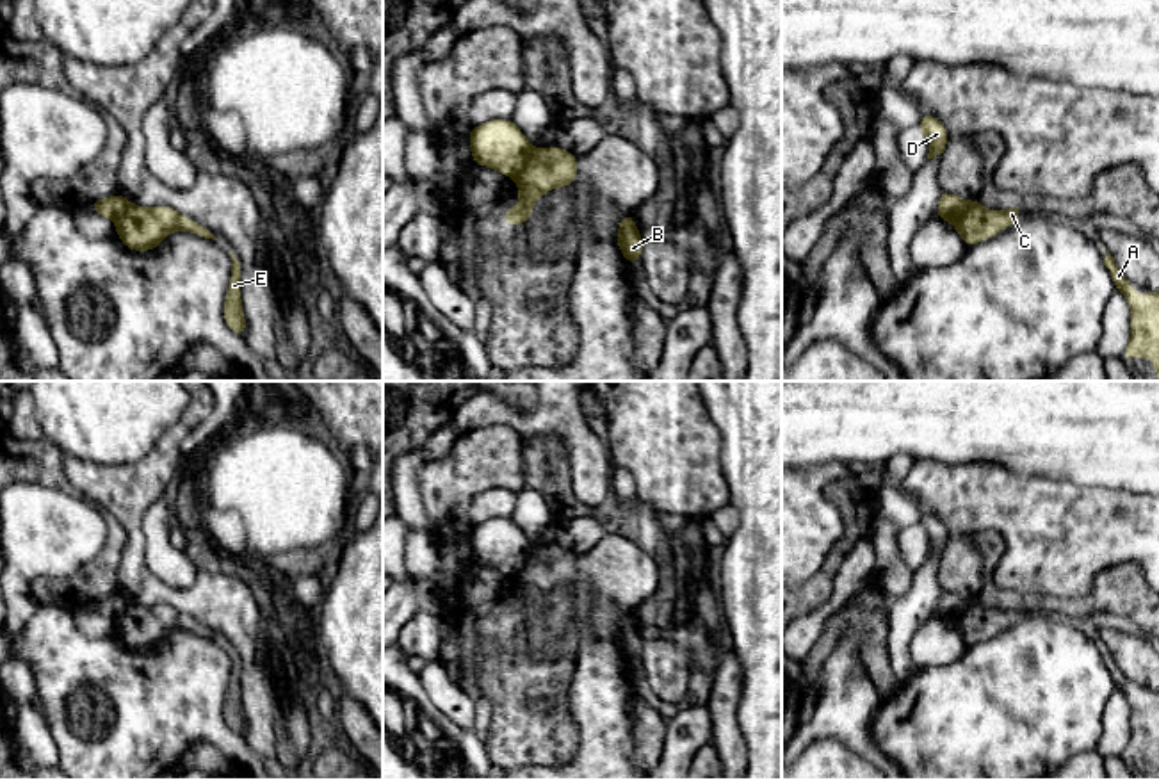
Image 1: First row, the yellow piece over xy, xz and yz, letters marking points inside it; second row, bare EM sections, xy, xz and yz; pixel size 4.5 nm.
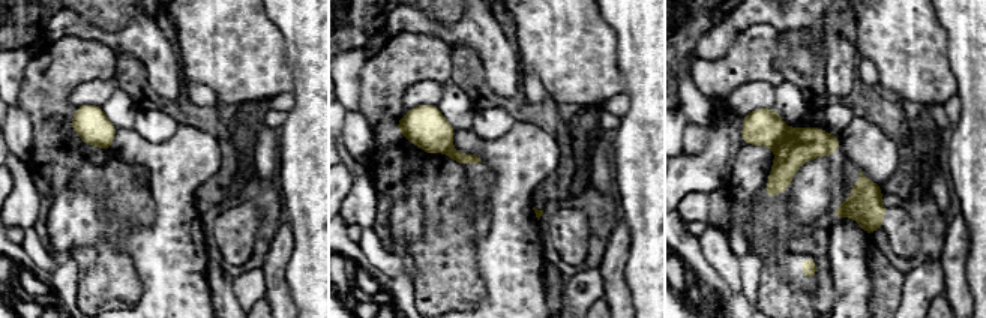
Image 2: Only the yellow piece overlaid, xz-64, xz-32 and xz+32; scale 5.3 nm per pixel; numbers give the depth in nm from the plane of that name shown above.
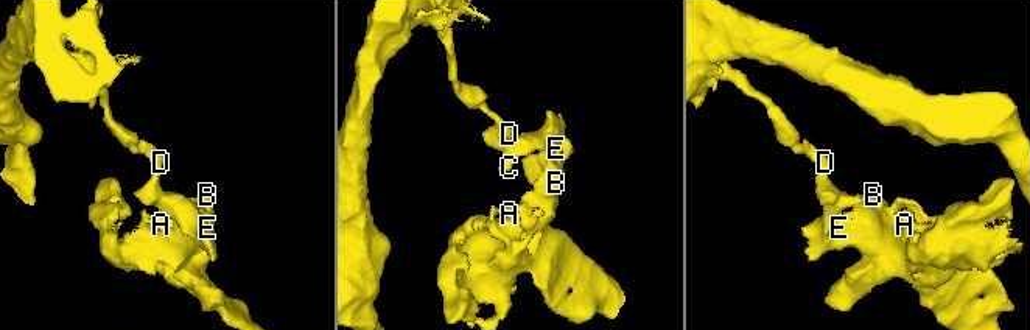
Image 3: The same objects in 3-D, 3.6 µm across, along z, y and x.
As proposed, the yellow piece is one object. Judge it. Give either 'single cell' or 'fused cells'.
fused cells

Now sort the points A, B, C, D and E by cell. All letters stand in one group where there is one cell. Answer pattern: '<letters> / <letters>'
A B C E / D

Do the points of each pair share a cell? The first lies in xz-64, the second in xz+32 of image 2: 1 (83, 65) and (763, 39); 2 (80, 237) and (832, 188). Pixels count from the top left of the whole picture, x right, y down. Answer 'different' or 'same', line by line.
1: same
2: different

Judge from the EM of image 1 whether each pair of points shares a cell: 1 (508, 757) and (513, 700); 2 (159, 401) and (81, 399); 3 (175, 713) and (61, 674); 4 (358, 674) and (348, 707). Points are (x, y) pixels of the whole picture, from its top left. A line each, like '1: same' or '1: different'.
1: same
2: same
3: same
4: different

